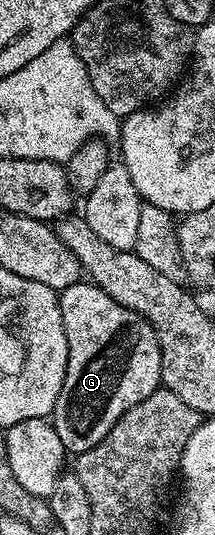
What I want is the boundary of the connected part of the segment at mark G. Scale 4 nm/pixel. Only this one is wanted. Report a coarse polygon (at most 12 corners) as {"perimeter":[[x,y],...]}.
{"perimeter":[[82,279],[60,290],[51,424],[91,451],[162,388],[159,339]]}

